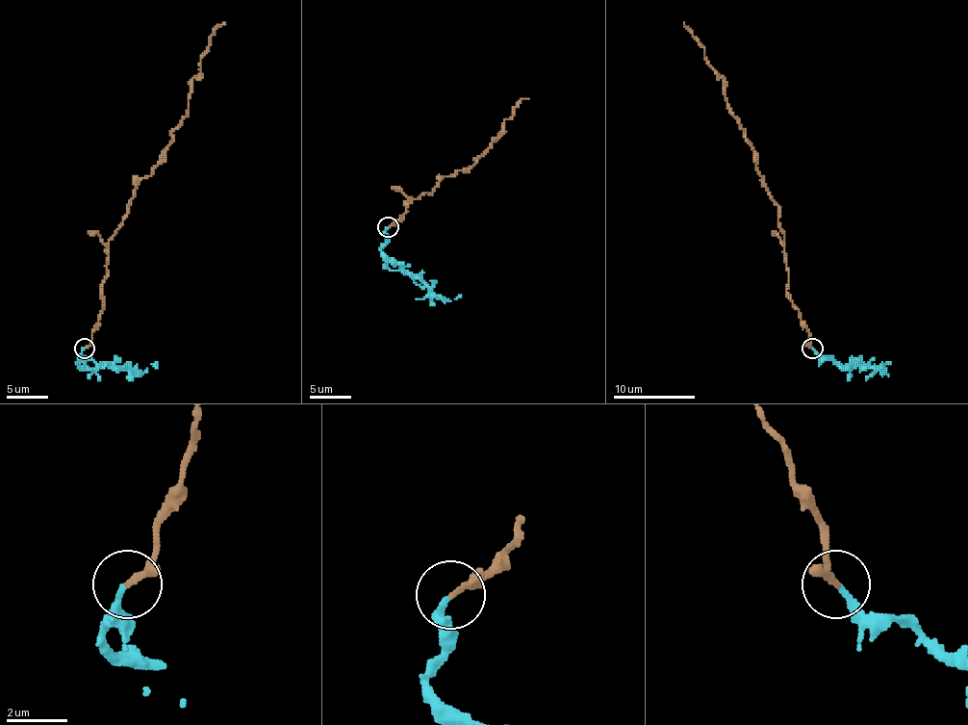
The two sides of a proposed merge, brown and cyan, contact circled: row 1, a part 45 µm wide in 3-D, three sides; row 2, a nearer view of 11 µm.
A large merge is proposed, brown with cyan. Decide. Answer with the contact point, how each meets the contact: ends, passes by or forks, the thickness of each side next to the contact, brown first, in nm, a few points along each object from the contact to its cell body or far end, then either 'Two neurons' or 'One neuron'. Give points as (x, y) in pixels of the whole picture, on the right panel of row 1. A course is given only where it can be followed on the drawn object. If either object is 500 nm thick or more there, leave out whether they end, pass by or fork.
Place: (812, 348). At the ring brown ends. At the ring cyan ends. Thickness 200 nm (brown) against 190 nm. Course of brown: (813, 348), (786, 290), (777, 204), (757, 173), (755, 151), (731, 110), (725, 79), (684, 22). Course of cyan: (813, 348), (839, 368), (874, 366), (880, 372), (886, 370), (884, 364), (880, 368). Two neurons

